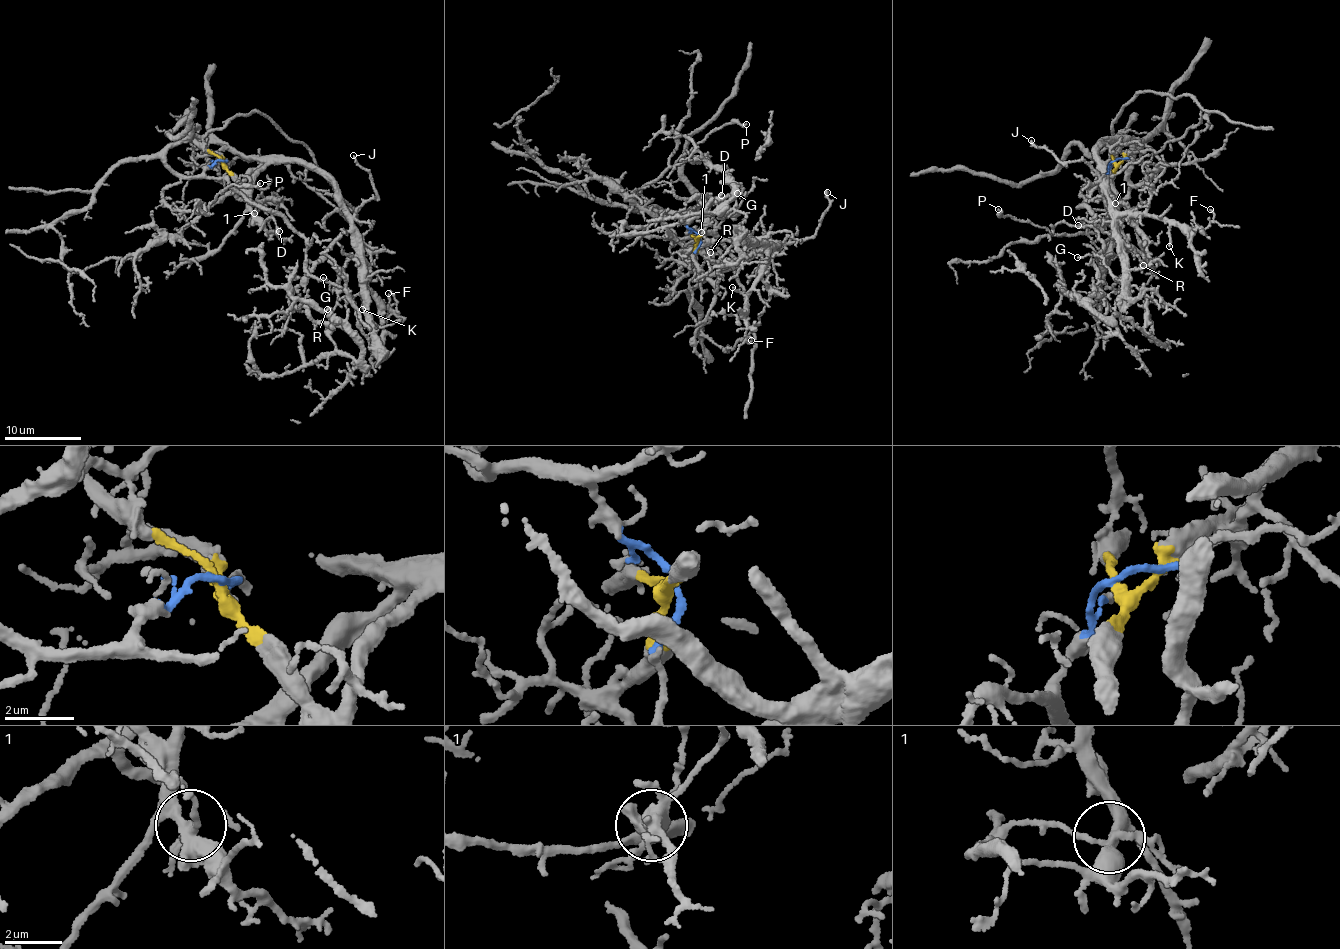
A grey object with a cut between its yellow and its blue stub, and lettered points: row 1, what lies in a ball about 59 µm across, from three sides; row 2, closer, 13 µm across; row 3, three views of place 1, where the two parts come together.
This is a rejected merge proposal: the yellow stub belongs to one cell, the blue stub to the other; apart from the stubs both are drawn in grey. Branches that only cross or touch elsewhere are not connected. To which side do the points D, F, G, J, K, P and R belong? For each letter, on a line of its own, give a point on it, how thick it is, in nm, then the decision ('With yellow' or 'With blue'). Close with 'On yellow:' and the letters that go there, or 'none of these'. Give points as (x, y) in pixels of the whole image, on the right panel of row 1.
D: Place: (1078, 225). Thickness 220 nm. With yellow
F: Place: (1210, 209). Thickness 160 nm. With yellow
G: Place: (1077, 257). Thickness 160 nm. With blue
J: Place: (1031, 140). Thickness 170 nm. With yellow
K: Place: (1169, 246). Thickness 180 nm. With yellow
P: Place: (998, 209). Thickness 190 nm. With blue
R: Place: (1143, 265). Thickness 90 nm. With yellow
On yellow: D, F, J, K, R

